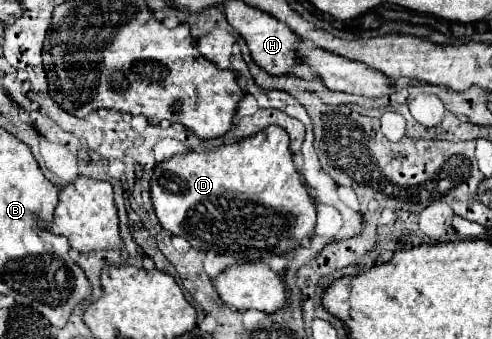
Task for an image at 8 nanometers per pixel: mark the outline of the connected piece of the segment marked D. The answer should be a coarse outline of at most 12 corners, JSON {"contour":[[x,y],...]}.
{"contour":[[268,127],[158,163],[156,217],[194,249],[266,261],[316,207]]}

